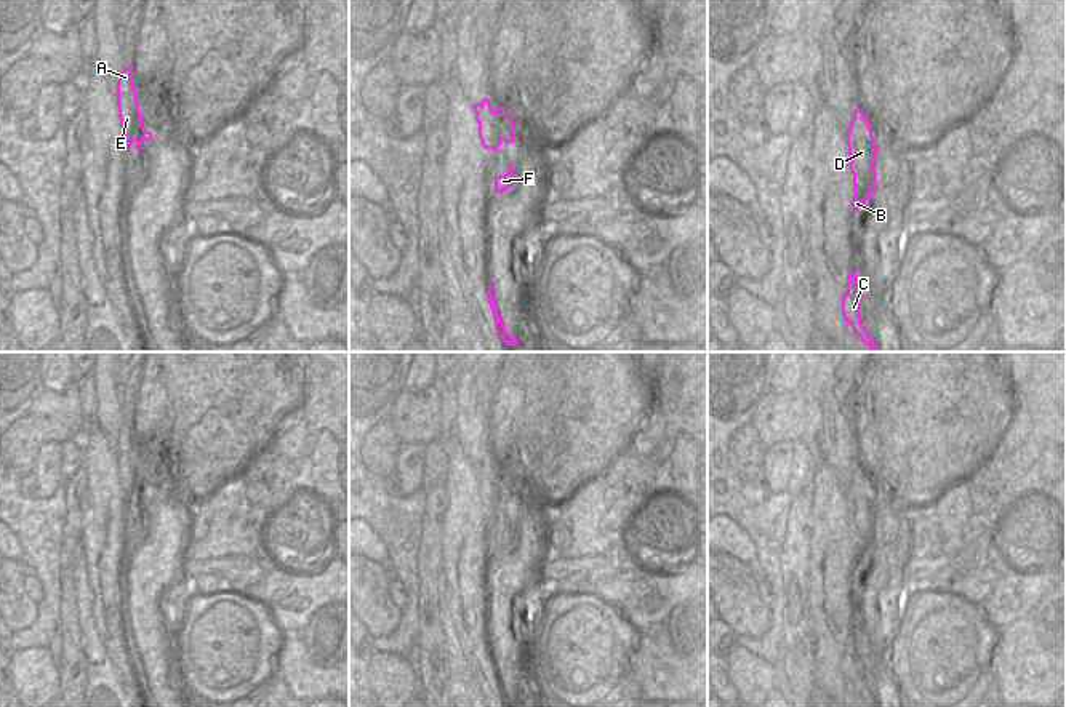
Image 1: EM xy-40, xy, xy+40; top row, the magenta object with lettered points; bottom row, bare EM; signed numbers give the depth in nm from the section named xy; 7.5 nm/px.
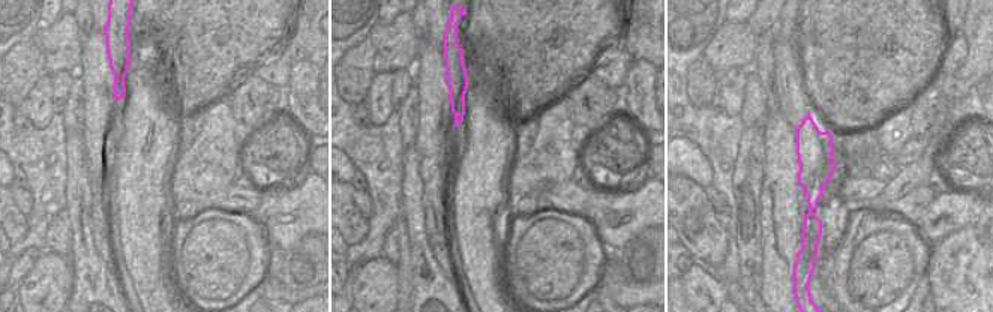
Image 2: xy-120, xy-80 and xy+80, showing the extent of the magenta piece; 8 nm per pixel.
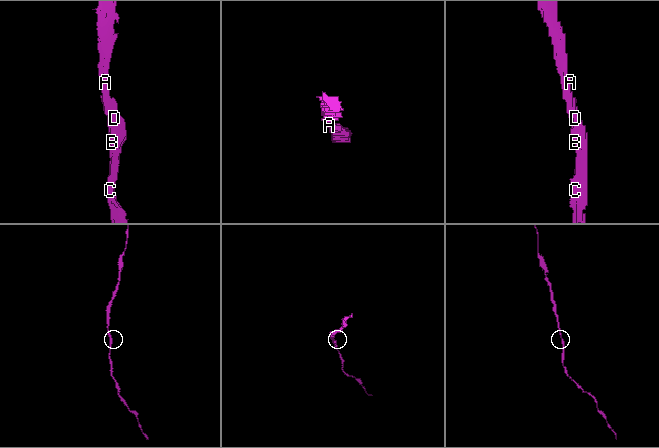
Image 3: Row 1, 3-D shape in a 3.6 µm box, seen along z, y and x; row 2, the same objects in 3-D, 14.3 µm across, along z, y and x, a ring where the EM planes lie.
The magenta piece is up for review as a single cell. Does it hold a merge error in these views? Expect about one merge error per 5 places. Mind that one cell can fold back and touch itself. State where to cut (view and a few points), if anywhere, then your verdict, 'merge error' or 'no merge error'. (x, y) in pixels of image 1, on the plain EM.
no cut | no merge error

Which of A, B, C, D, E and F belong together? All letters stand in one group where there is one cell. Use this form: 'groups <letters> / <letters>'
groups A B C D E F

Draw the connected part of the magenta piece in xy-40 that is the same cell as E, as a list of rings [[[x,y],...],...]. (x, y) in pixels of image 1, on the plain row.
[[[131,424],[120,430],[115,454],[118,459],[120,485],[123,488],[123,504],[130,507],[134,499],[139,510],[139,504],[144,499],[149,501],[152,497],[152,491],[142,485],[142,473],[139,470],[136,448],[133,445]]]

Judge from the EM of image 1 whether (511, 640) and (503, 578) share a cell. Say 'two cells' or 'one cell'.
one cell

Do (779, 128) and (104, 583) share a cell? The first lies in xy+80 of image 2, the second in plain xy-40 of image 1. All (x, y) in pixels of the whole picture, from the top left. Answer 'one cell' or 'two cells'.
one cell

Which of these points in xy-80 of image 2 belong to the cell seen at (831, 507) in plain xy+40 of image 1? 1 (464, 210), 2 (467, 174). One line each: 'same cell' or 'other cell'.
1: other cell
2: other cell

